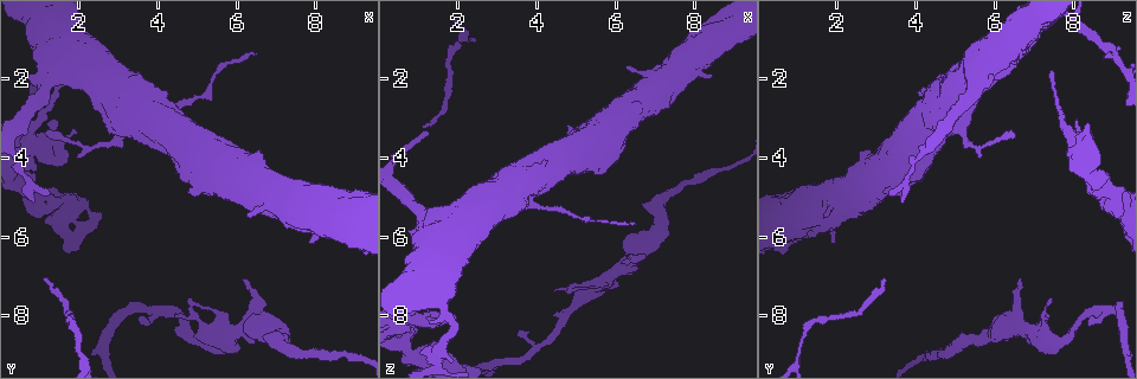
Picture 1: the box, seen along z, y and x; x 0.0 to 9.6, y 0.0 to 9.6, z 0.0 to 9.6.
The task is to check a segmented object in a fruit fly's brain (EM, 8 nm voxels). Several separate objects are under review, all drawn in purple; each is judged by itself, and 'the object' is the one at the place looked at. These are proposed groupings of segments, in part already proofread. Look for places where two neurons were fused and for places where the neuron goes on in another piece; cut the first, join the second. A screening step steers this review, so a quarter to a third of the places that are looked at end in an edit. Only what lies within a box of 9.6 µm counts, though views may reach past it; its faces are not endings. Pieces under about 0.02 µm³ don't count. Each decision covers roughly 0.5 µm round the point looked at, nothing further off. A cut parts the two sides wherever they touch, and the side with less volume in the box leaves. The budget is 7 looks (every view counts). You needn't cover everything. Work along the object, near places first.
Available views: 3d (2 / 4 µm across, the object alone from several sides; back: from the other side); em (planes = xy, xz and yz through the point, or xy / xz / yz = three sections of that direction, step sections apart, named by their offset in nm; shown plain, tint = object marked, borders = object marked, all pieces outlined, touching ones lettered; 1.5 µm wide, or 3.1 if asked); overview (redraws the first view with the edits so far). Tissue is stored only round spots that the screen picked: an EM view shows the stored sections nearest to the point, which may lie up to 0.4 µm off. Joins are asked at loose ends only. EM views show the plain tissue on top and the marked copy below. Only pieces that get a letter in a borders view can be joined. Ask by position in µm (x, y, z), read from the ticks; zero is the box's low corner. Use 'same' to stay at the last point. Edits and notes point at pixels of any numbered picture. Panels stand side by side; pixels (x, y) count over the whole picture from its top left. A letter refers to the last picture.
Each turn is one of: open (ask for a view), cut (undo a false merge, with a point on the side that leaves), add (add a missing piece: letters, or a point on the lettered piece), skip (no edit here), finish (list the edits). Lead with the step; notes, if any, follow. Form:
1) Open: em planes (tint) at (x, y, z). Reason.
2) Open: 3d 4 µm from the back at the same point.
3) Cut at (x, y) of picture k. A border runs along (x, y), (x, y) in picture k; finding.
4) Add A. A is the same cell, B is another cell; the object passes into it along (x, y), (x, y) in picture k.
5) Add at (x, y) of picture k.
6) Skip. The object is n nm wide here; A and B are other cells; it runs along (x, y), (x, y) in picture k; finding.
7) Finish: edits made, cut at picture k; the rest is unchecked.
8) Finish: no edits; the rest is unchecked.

Open: em xy step 8 (tint) at (3.45, 8.05, 8.50). An open end.

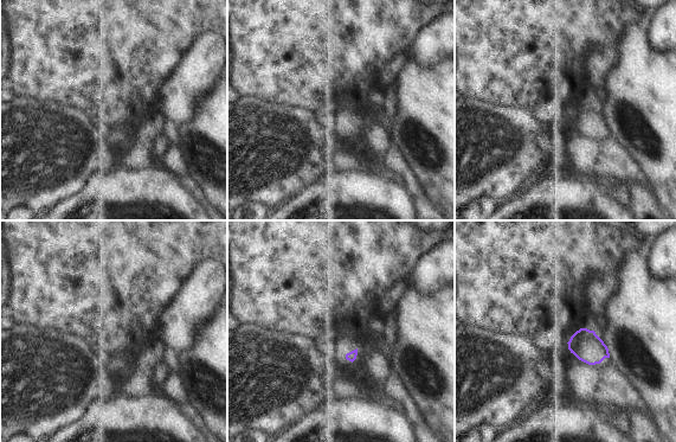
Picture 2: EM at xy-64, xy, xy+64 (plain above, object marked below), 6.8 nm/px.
Open: em planes (borders) at the same point.

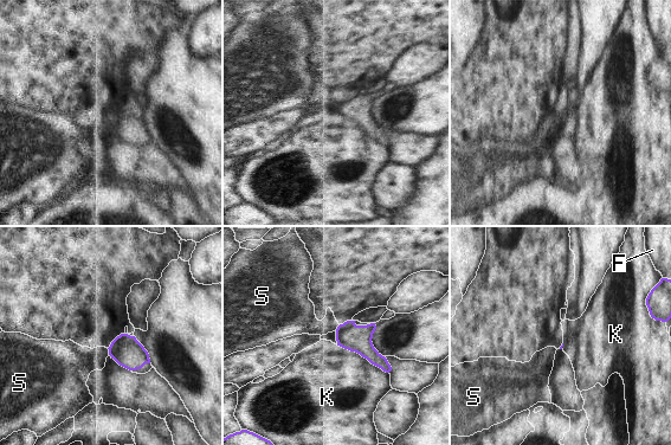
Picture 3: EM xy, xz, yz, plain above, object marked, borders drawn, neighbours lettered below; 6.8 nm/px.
Skip. F, K and S are other cells; none of them fits.

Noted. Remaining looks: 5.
Open: em planes (tint) at (0.85, 4.45, 8.35). Free end.

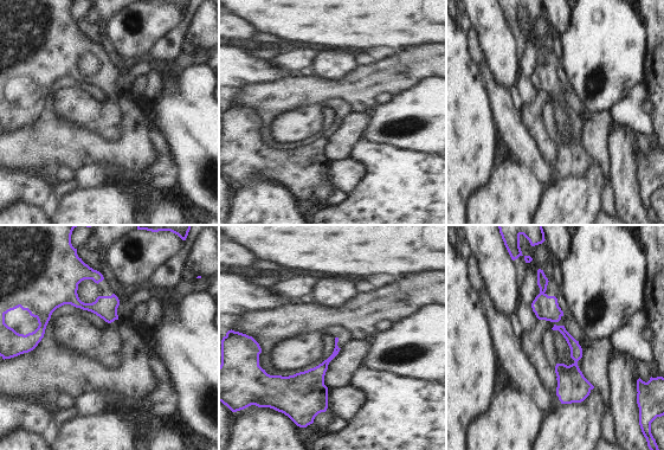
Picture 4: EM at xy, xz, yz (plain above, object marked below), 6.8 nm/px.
Open: em planes (borders) at the same point. See the neighbours.

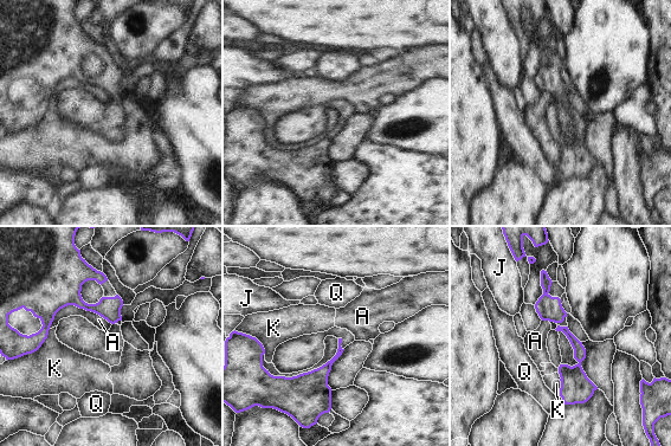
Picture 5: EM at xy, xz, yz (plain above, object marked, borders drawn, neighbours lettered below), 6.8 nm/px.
Skip. A, J, K and Q are other cells; it runs along (543, 273), (546, 304), (579, 349), (581, 400) in picture 5; no lettered piece goes on from it.

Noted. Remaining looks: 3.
Open: 3d 2 µm at (2.05, 8.55, 1.15). Narrows sharply.

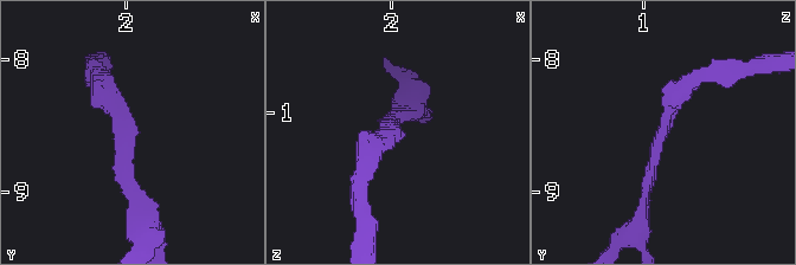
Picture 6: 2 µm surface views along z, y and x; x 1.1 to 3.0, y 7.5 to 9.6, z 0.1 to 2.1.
Open: em planes (borders) at (2.00, 8.58, 1.14). The arms are 170, 220 nm wide; need the tissue.

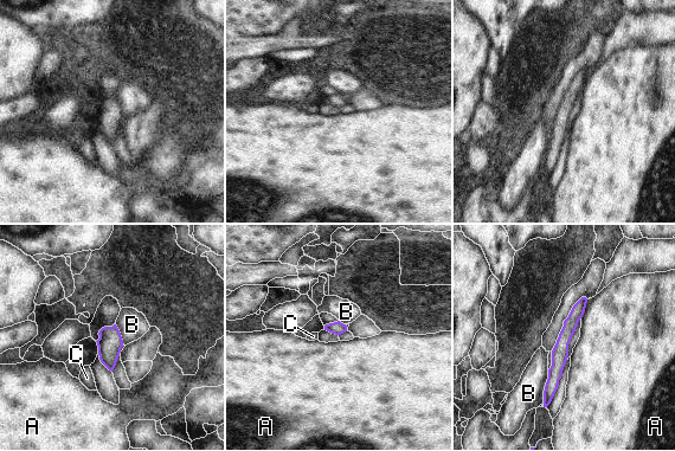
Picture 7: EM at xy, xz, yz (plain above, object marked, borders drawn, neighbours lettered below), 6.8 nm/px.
Skip. A, B and C are other cells; a border runs along (548, 369), (542, 405) in picture 7; continuous, no second neuron.

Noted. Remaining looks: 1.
Finish: no edits; the rest is unchecked.

